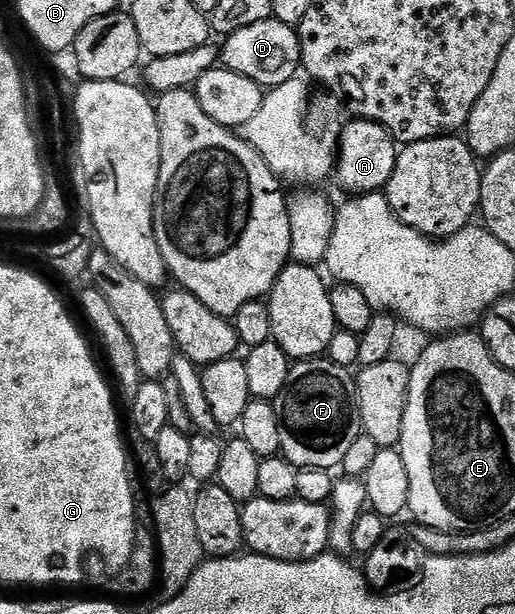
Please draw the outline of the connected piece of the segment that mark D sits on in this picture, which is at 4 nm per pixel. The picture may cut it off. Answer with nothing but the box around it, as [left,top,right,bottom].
[220,18,302,90]

